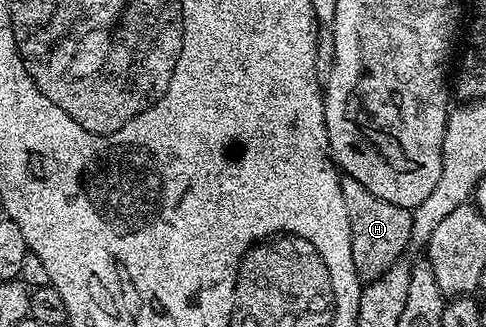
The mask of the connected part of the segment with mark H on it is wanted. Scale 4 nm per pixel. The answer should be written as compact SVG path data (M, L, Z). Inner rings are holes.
M341 176L342 199L346 199L346 215L350 215L350 231L352 232L352 250L354 251L354 267L361 282L377 281L392 264L405 256L404 248L409 248L412 240L412 210L403 209L394 203L386 203L386 199L378 199L378 195L366 191L362 183L353 177Z

